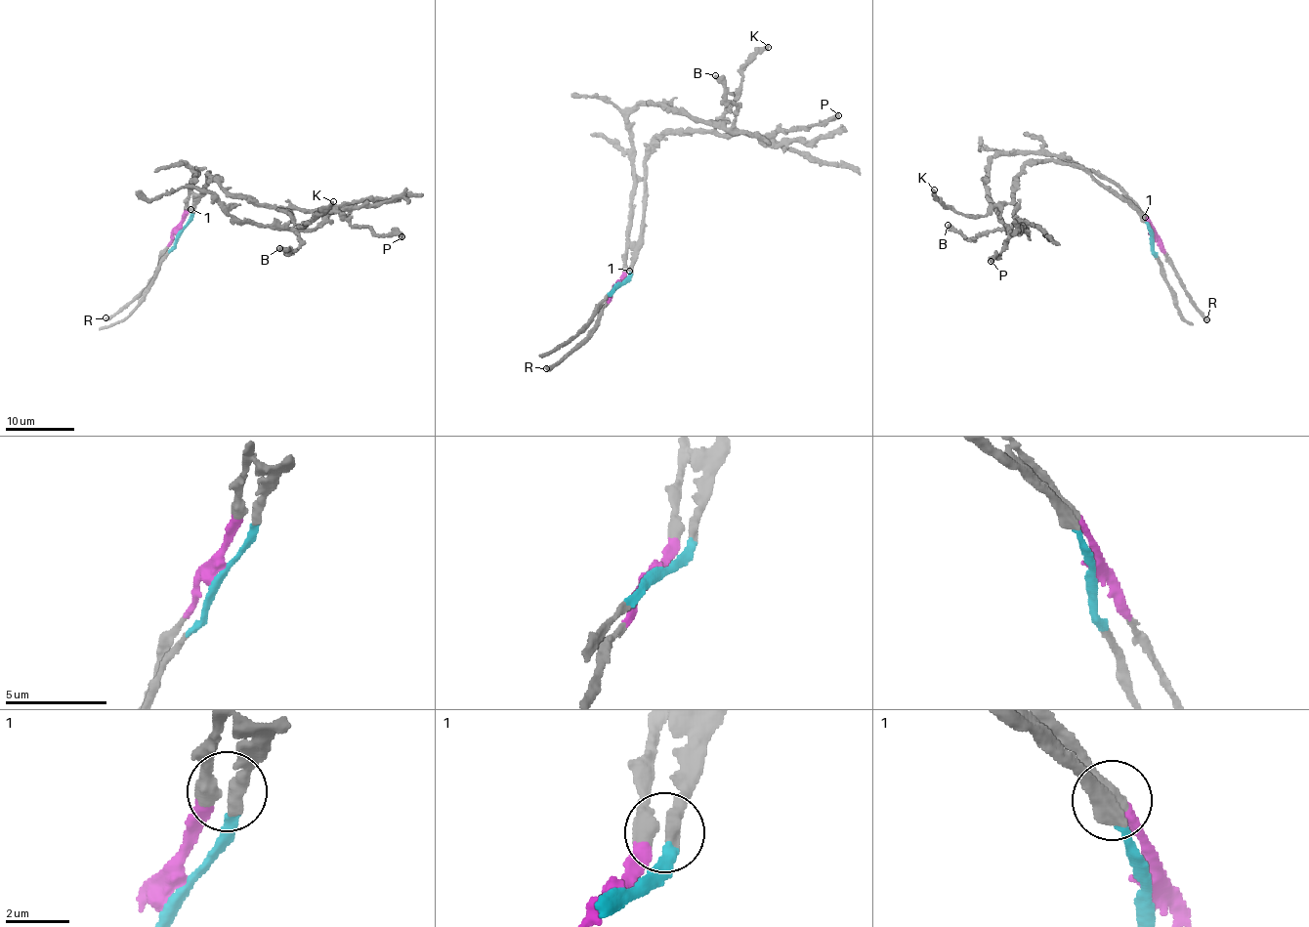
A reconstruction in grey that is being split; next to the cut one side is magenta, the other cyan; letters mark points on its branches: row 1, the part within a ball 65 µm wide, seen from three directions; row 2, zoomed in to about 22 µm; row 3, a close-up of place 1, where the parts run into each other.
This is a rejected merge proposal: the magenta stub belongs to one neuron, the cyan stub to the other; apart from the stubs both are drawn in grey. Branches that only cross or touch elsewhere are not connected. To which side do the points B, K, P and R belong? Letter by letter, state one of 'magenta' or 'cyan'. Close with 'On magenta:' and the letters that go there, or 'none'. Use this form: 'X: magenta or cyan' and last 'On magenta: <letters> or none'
B: magenta
K: cyan
P: cyan
R: magenta
On magenta: B, R

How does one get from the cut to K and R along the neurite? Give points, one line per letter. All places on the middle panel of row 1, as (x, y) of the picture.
K: (617, 285), (627, 278), (641, 231), (646, 148), (665, 133), (712, 129), (733, 105), (741, 73), (769, 46)
R: (617, 285), (588, 336), (545, 369)

